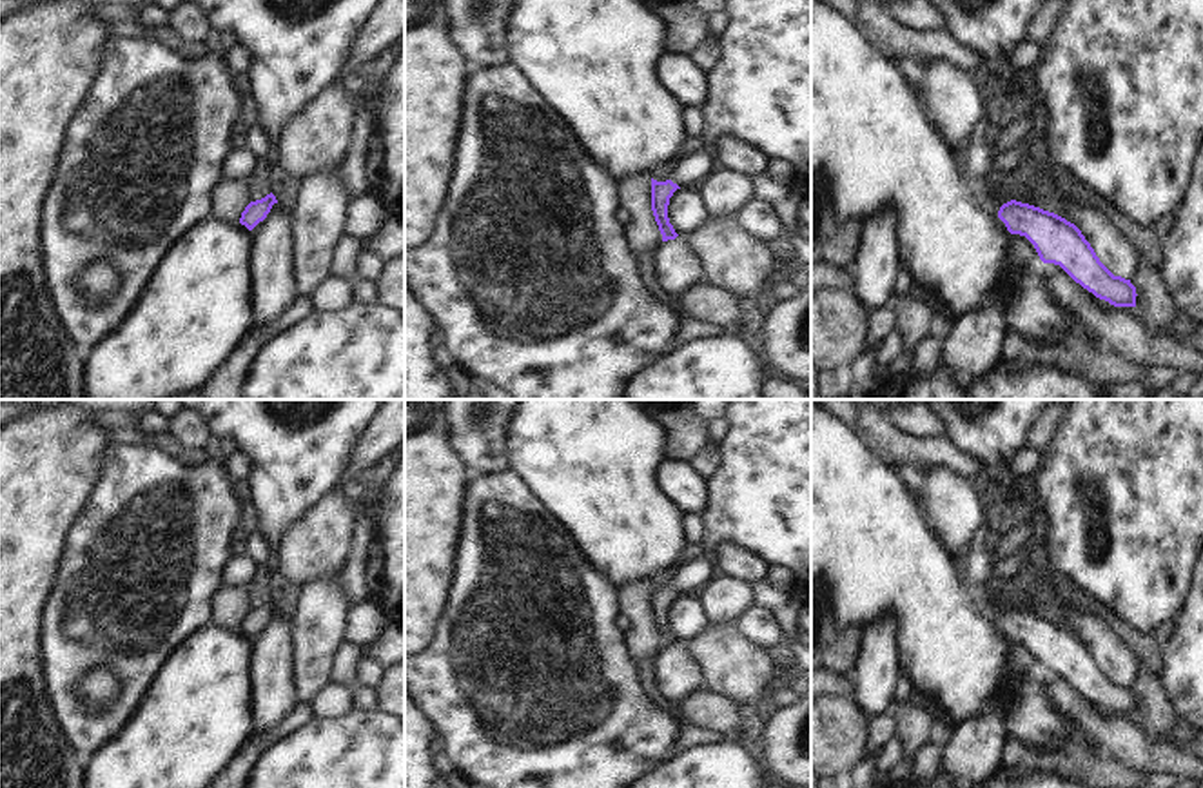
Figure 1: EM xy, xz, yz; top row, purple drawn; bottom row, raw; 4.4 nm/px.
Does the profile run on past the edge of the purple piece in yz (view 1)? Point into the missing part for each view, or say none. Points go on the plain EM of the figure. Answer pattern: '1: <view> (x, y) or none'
1: none

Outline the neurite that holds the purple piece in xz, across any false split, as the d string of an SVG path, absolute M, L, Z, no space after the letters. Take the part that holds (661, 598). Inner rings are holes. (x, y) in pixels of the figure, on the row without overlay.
M731 399L726 407L726 434L715 443L719 467L706 479L706 505L699 517L706 528L702 554L679 566L666 588L651 585L651 617L662 648L679 641L668 625L670 605L717 576L717 545L733 541L757 554L766 566L784 566L795 576L793 597L811 605L811 399Z

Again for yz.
M1011 606L998 617L1011 641L1025 643L1043 670L1060 672L1076 690L1114 714L1136 714L1136 694L1114 683L1096 663L1081 637L1065 625Z

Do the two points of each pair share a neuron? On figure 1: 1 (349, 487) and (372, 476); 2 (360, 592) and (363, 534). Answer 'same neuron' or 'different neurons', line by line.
1: same neuron
2: same neuron

